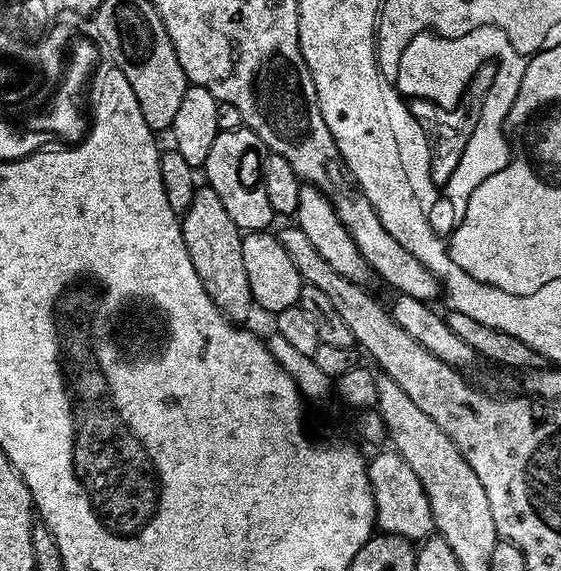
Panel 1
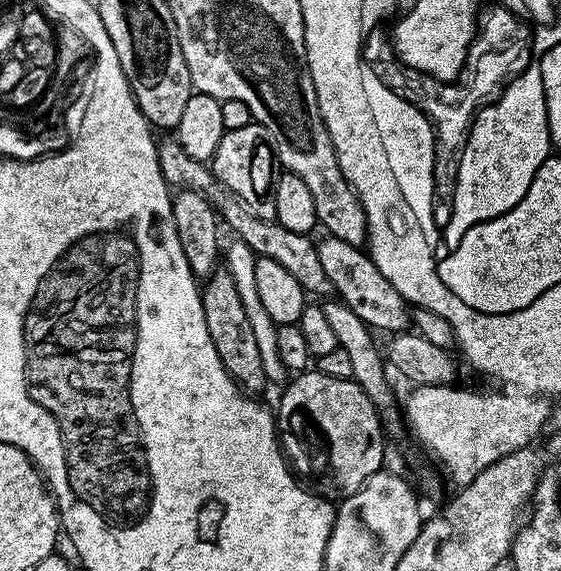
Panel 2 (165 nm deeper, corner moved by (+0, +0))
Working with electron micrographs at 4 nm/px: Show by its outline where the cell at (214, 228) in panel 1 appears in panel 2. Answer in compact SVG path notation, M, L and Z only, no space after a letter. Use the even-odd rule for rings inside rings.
M217 270L203 281L200 301L206 314L206 330L210 330L210 338L214 342L214 350L218 350L218 358L222 358L222 366L232 376L233 382L249 394L260 394L270 377L262 368L262 357L258 350L258 342L254 342L254 329L246 319L246 310L242 306L242 297L234 286L234 278L226 270Z

